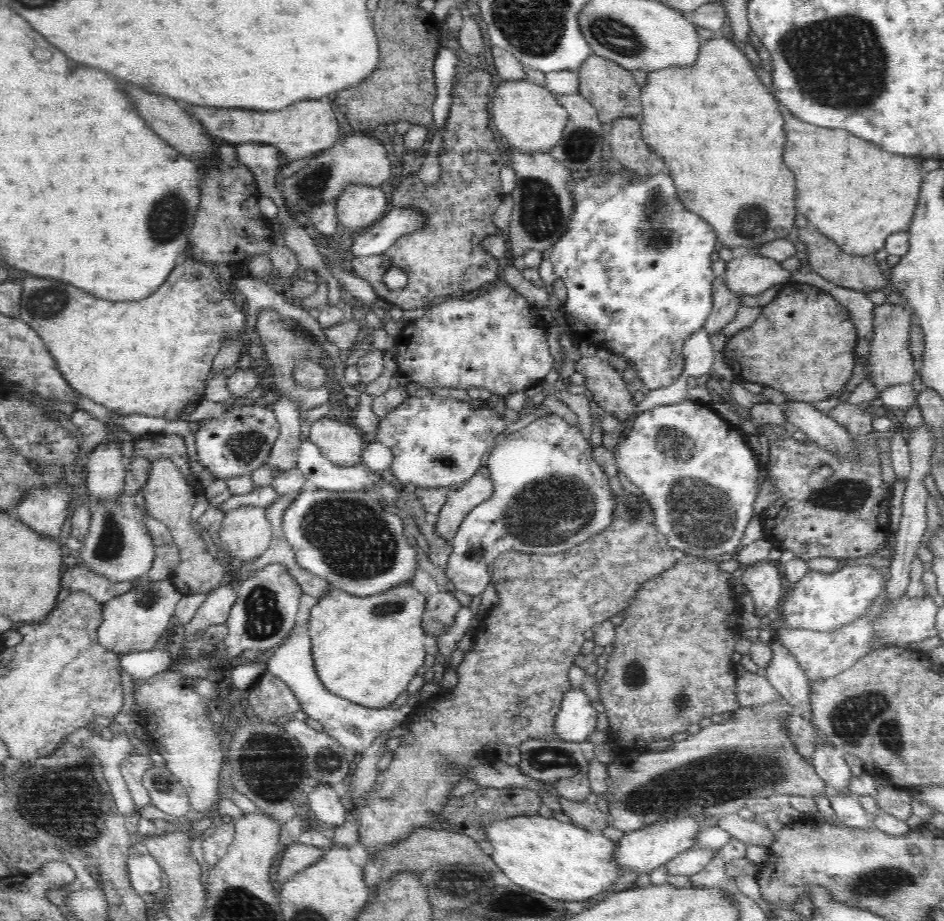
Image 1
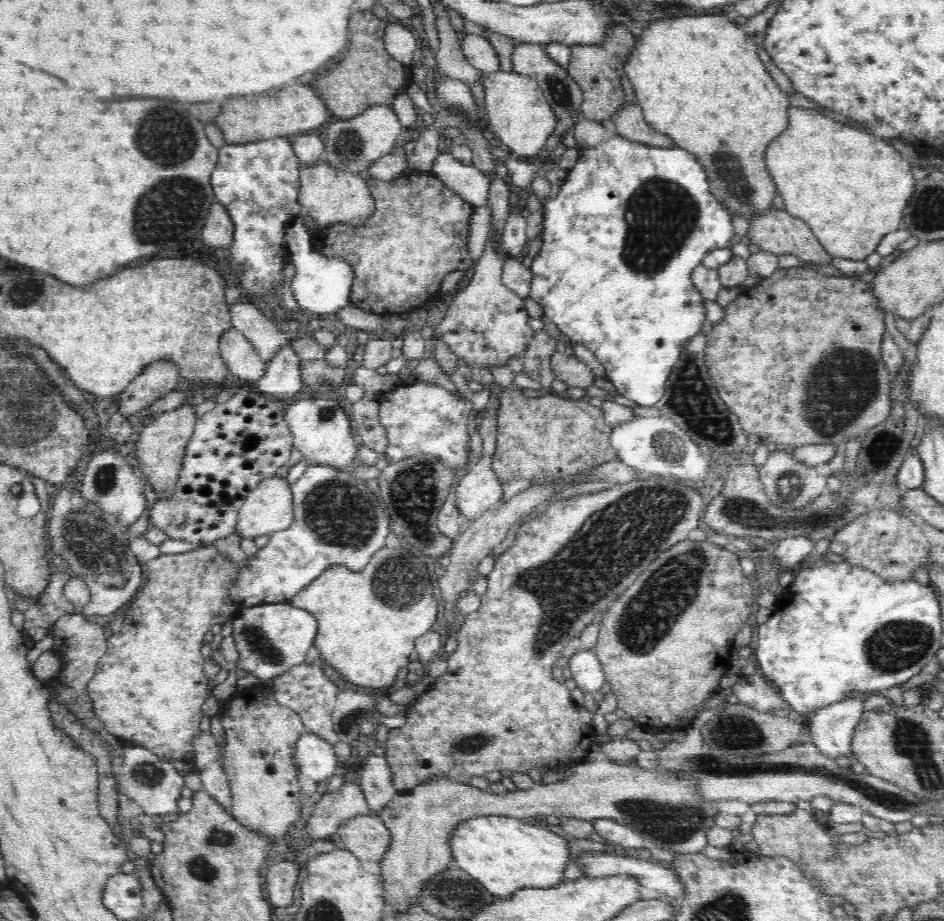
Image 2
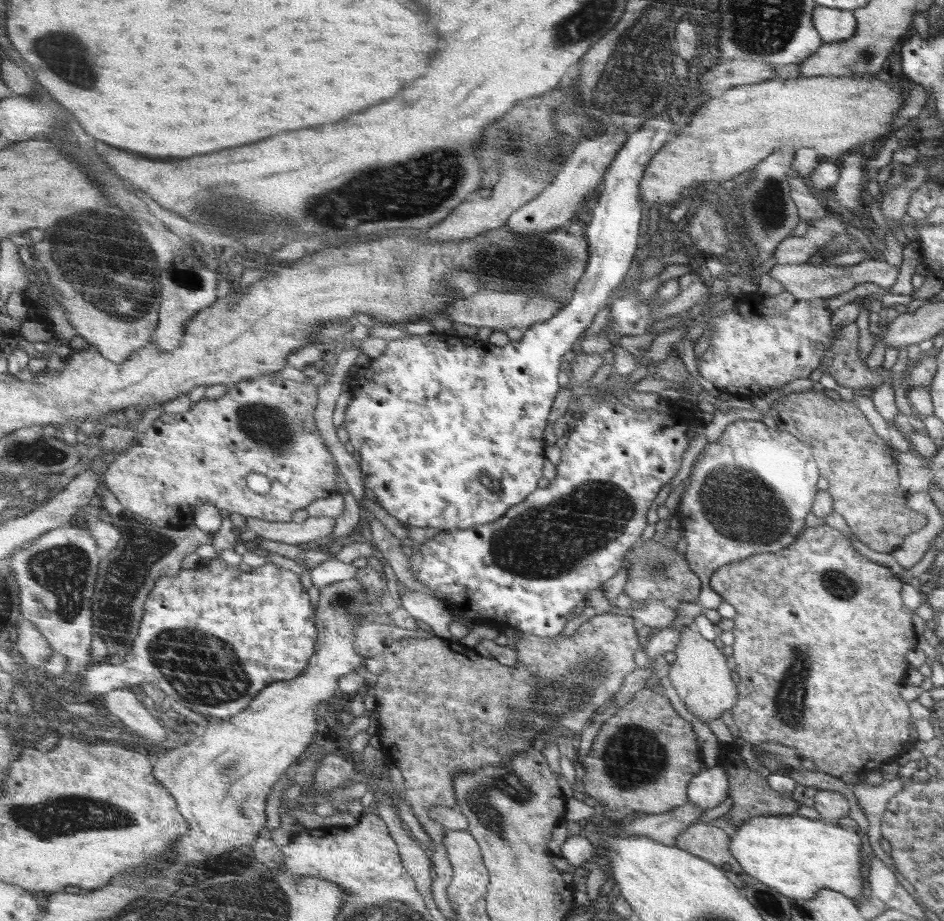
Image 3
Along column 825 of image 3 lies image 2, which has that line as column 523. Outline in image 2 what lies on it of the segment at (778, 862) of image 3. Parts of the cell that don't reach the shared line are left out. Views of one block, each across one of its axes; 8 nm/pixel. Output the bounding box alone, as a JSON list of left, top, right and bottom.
[450,815,570,899]

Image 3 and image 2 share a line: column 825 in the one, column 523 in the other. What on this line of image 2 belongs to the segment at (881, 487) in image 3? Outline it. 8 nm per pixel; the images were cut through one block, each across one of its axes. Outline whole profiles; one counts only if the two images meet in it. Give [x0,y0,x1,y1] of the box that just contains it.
[492,387,616,488]

